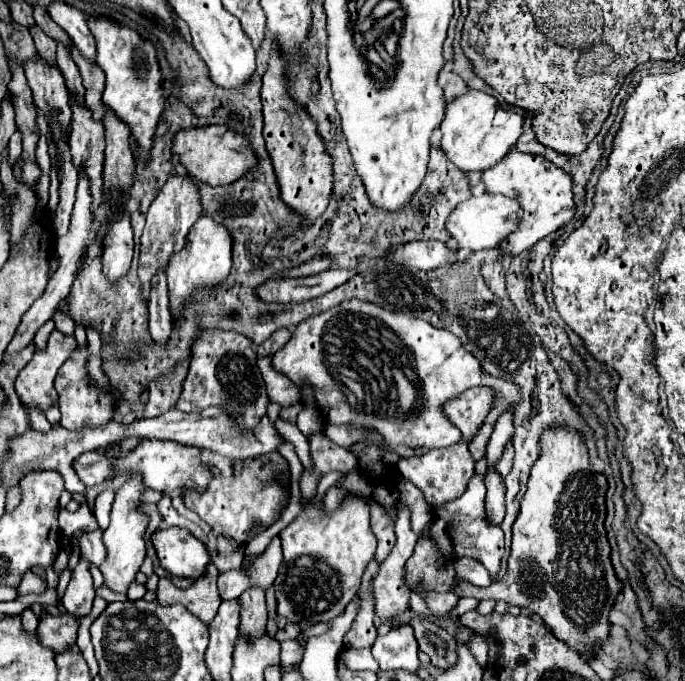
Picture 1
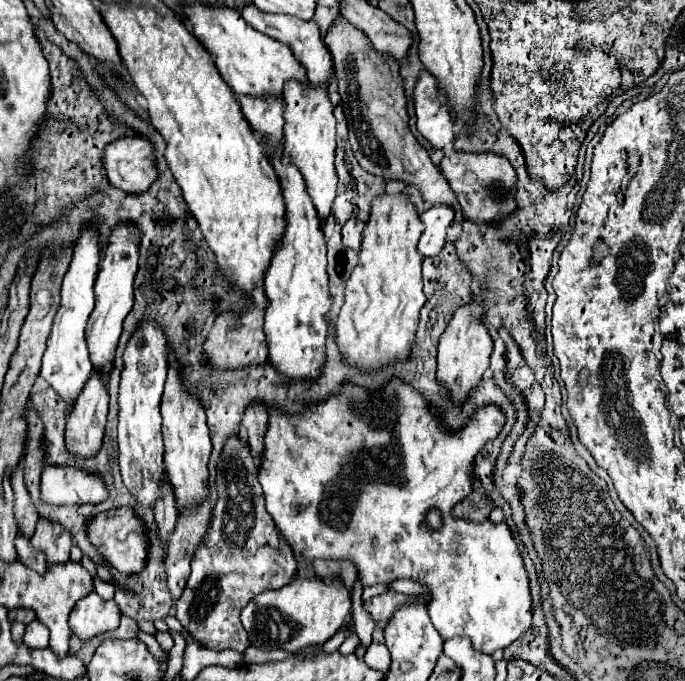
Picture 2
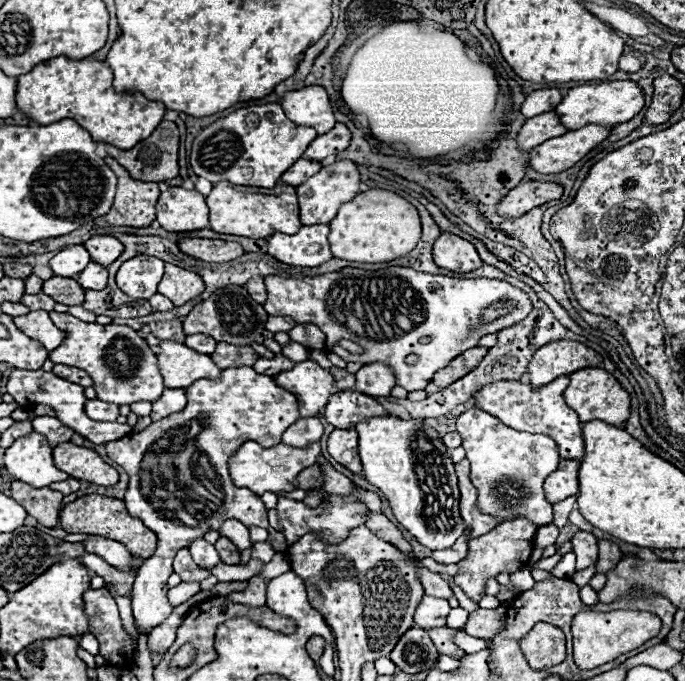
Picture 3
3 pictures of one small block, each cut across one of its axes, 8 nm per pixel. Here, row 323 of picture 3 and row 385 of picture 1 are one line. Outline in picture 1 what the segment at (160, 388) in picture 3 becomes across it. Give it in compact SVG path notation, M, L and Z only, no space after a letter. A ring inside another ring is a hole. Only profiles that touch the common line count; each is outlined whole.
M76 348L72 356L62 364L54 380L54 388L58 392L58 404L62 412L60 424L68 430L72 430L72 426L100 426L114 416L114 398L108 392L102 392L86 374L84 368L86 356L88 356L88 348Z

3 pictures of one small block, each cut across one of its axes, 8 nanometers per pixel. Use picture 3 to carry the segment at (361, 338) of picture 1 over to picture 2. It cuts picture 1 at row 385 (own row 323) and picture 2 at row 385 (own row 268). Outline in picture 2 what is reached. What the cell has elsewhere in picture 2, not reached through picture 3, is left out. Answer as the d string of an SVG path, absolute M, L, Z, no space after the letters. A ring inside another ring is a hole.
M390 378L378 390L366 390L366 388L362 388L362 386L354 384L354 382L344 382L340 386L340 392L334 392L332 396L324 398L320 404L306 406L296 414L286 414L286 412L276 410L272 406L272 410L268 410L268 430L266 430L266 436L264 436L264 458L262 458L260 476L258 476L258 480L262 484L262 490L264 490L264 496L266 496L266 510L274 518L276 526L280 528L280 532L284 534L288 544L292 546L294 556L296 556L296 560L298 560L298 564L302 568L310 570L310 564L312 564L314 558L352 560L356 564L356 568L358 568L358 580L364 586L392 582L392 580L400 580L400 578L418 580L420 584L424 584L432 592L432 601L428 605L428 614L434 628L440 632L440 636L444 640L454 638L454 636L468 636L472 640L474 648L480 648L480 652L492 654L496 648L506 648L508 644L512 644L516 638L520 638L532 626L532 596L530 596L528 572L524 568L524 560L522 560L522 554L518 550L518 544L514 542L506 522L500 522L500 524L494 524L490 520L468 522L468 520L456 518L452 514L452 508L472 492L474 460L482 452L484 444L488 440L494 440L500 434L504 422L506 422L506 418L504 418L504 412L502 412L500 406L484 404L482 408L478 408L472 414L468 424L462 426L460 430L456 430L456 432L444 430L442 424L440 424L438 412L432 412L430 402L426 400L426 396L420 394L410 382L404 382L400 378ZM432 508L438 510L440 516L442 516L442 526L436 528L436 530L426 526L426 514Z

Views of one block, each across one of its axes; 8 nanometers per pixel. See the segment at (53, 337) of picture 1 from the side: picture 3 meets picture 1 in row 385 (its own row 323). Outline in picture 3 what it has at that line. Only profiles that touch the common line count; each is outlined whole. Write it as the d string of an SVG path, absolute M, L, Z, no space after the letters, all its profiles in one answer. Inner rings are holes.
M30 312L26 316L14 318L14 324L32 340L40 340L48 350L54 350L62 342L62 332L54 326L46 312Z

